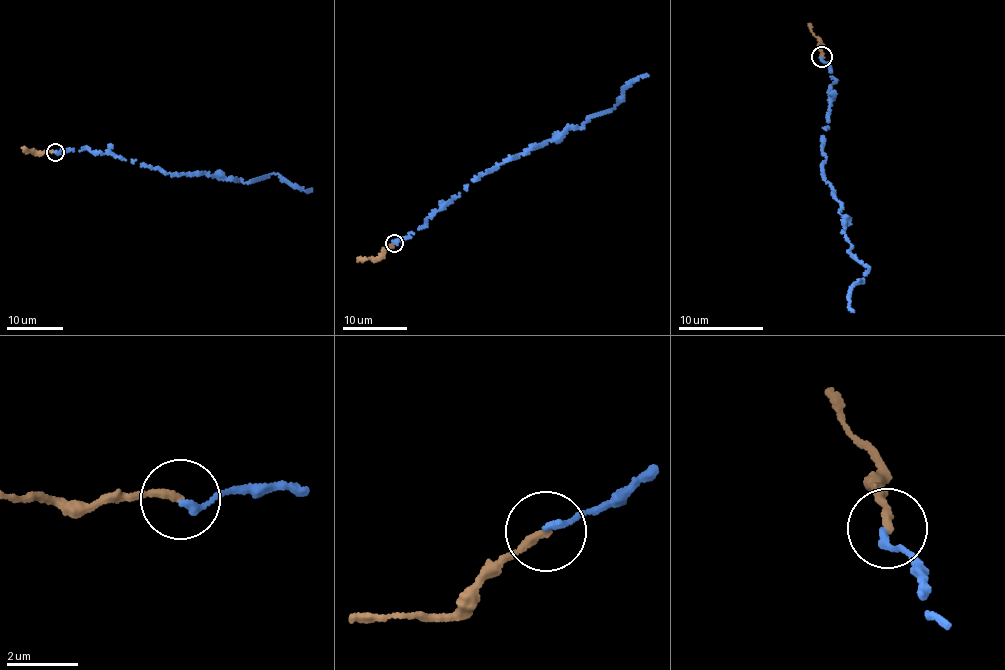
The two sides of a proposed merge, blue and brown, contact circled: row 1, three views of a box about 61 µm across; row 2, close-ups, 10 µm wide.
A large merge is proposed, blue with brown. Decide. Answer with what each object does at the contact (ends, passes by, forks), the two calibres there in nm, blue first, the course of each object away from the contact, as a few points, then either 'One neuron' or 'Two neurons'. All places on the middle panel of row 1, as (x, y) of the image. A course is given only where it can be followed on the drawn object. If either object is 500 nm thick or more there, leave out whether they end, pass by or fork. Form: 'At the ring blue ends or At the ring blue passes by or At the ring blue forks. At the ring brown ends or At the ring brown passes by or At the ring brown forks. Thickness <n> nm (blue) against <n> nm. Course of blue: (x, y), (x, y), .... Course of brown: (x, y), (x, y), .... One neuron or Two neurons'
At the ring blue ends. At the ring brown ends. Thickness 190 nm (blue) against 240 nm. Course of blue: (394, 243), (425, 226), (430, 216), (472, 180), (613, 109), (622, 99), (623, 89), (647, 76). Course of brown: (394, 243), (377, 258), (359, 260). One neuron

